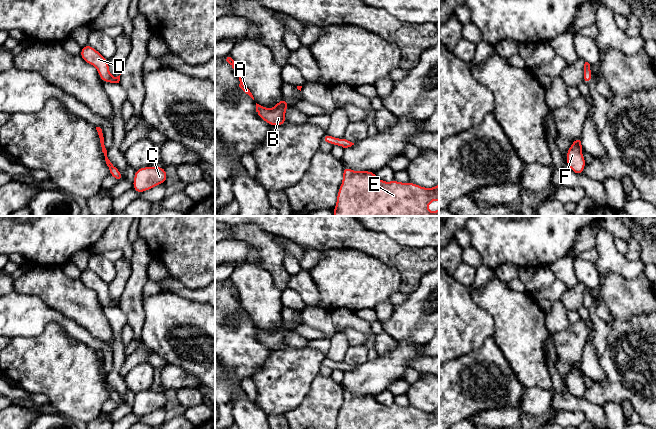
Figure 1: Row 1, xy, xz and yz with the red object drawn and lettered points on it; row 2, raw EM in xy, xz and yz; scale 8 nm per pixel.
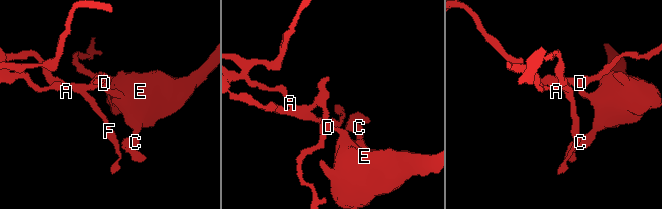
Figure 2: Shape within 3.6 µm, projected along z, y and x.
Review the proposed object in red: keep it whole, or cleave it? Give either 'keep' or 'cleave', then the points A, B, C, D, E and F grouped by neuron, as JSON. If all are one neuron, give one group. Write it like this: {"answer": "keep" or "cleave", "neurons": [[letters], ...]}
{"answer": "keep", "neurons": [["A", "B", "C", "D", "E", "F"]]}

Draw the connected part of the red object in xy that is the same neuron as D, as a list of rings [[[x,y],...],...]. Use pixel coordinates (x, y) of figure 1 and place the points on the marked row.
[[[85,45],[80,51],[83,60],[97,68],[102,82],[119,83],[120,75],[113,77],[109,72],[108,60],[105,59],[96,49],[90,45]]]

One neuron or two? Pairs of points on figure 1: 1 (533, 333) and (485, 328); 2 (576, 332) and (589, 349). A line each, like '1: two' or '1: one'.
1: two
2: two

